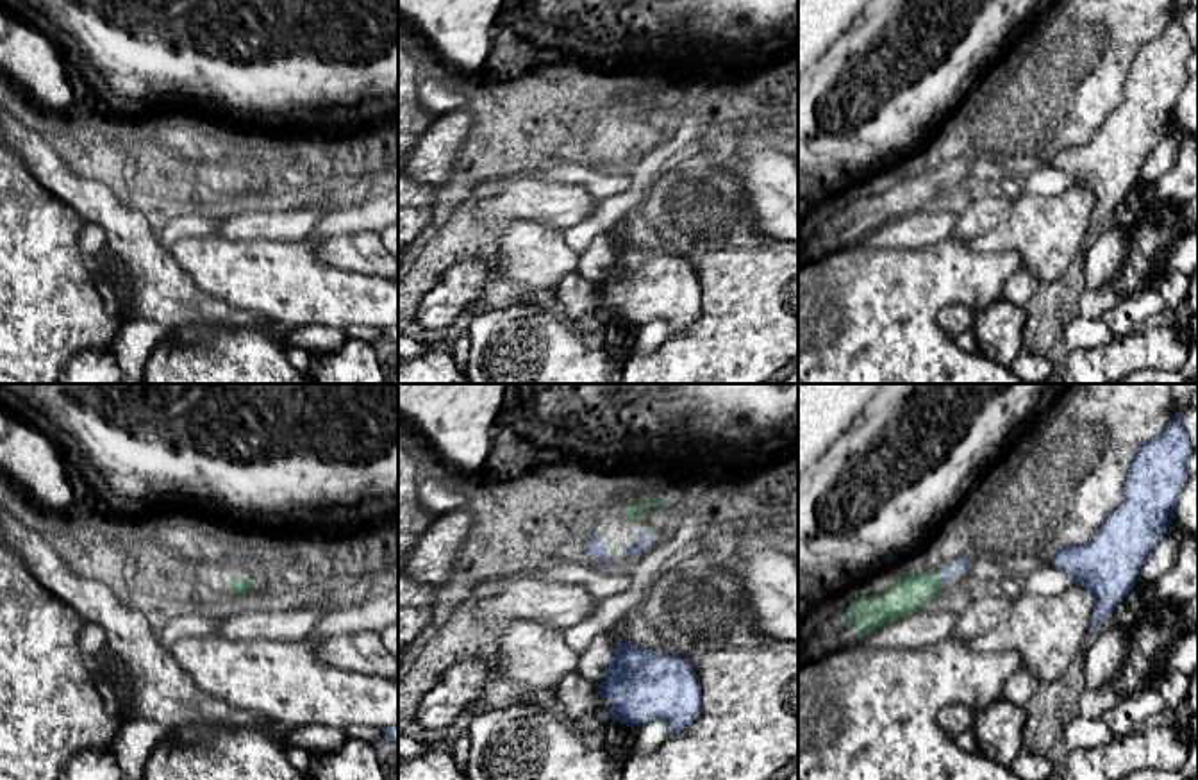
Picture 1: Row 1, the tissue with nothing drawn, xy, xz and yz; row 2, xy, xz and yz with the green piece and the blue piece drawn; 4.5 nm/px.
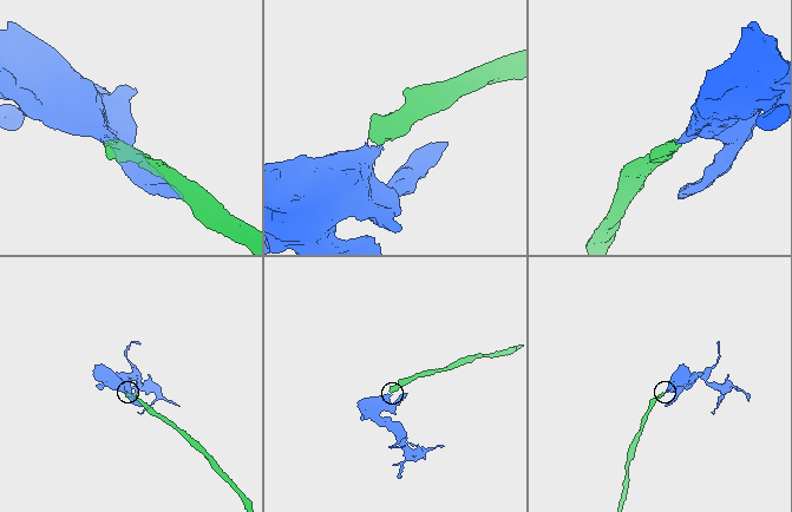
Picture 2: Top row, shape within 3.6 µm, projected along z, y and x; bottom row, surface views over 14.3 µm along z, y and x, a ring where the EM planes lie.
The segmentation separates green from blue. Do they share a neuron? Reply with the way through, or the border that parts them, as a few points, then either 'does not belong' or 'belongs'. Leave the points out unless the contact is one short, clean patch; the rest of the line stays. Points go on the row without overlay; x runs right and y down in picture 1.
across yz (907, 195), (941, 181), (950, 172) | belongs

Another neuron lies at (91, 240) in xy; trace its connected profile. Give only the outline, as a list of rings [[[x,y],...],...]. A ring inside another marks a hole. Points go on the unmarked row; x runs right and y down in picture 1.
[[[86,221],[79,234],[79,248],[87,253],[100,257],[105,248],[105,230],[93,221]]]

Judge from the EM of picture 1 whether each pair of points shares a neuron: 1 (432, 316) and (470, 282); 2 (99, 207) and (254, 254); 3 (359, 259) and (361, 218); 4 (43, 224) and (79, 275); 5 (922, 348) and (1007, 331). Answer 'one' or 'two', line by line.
1: one
2: two
3: two
4: one
5: two

